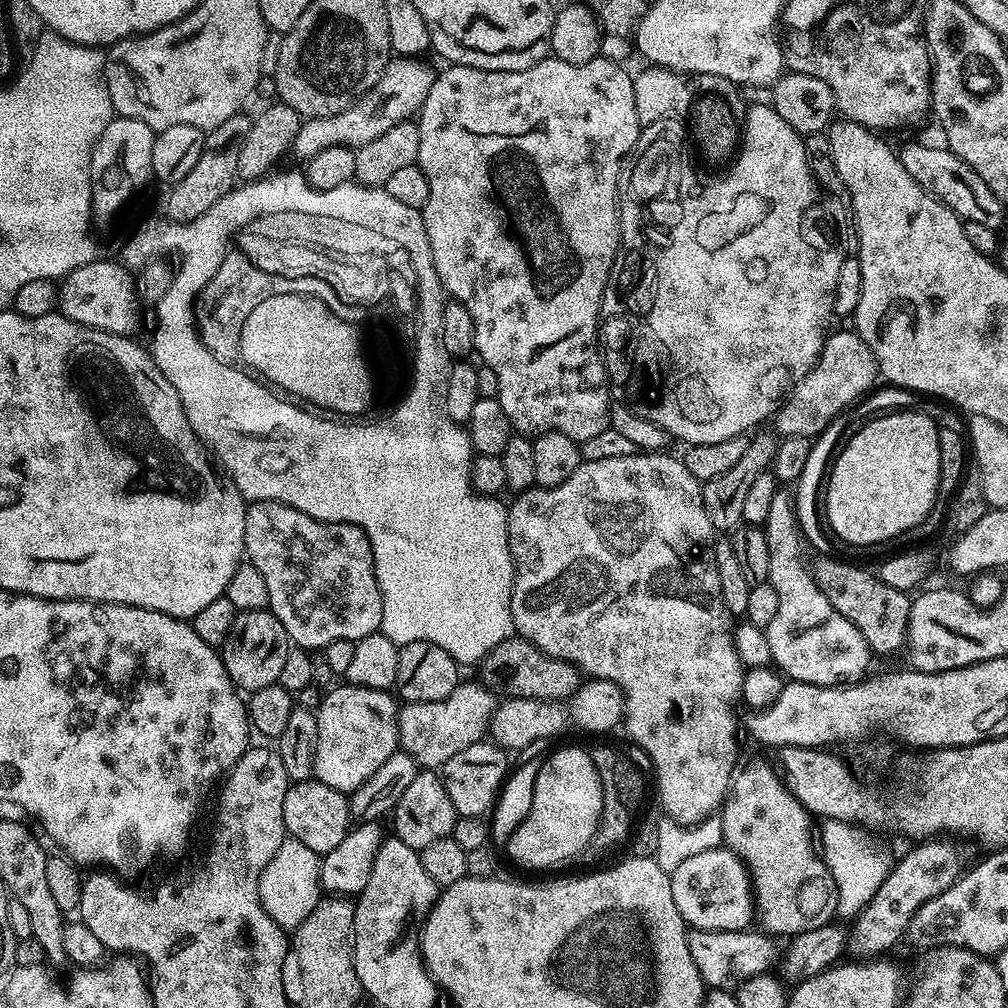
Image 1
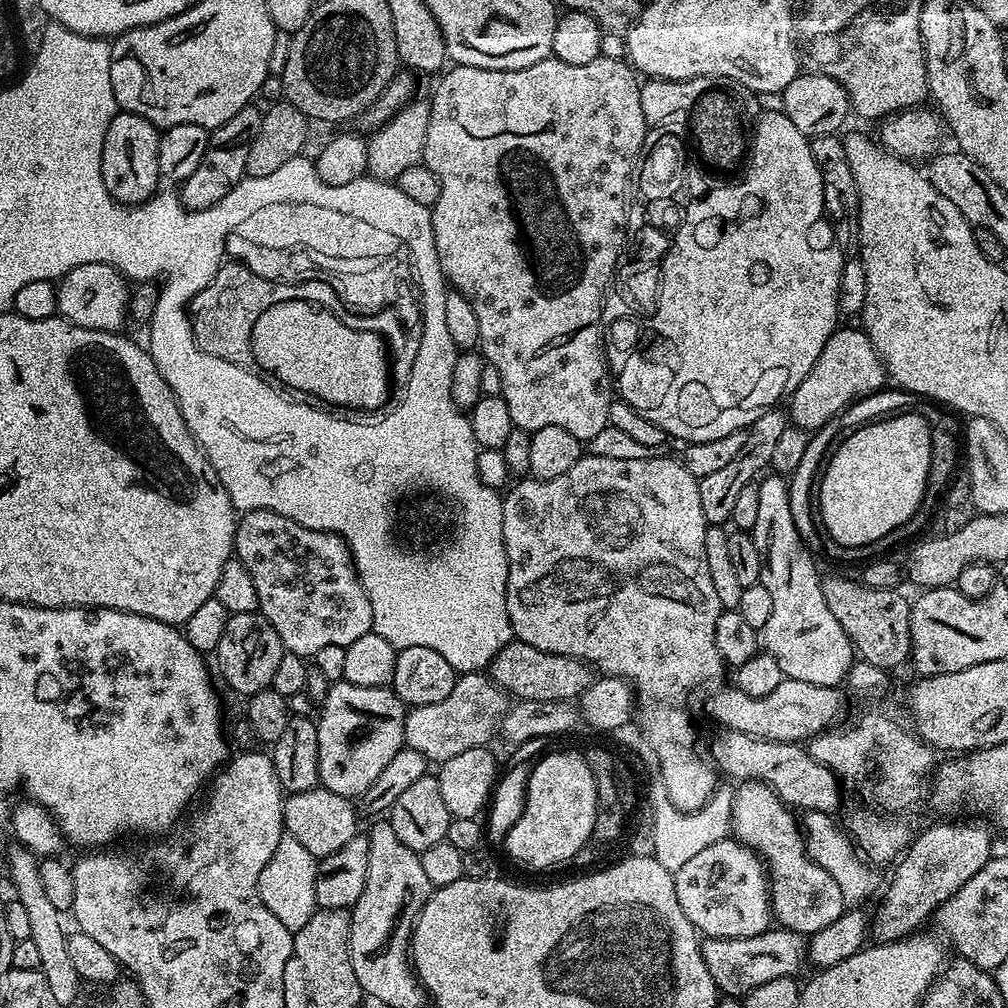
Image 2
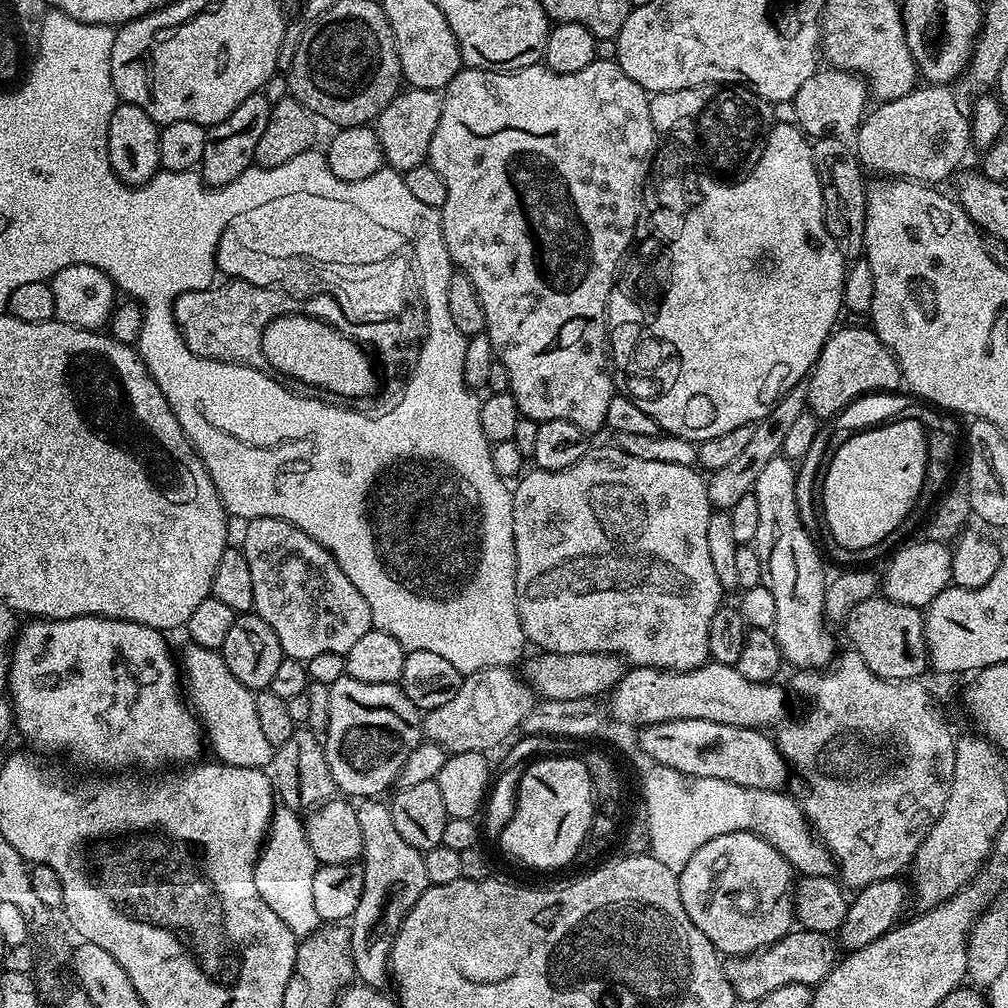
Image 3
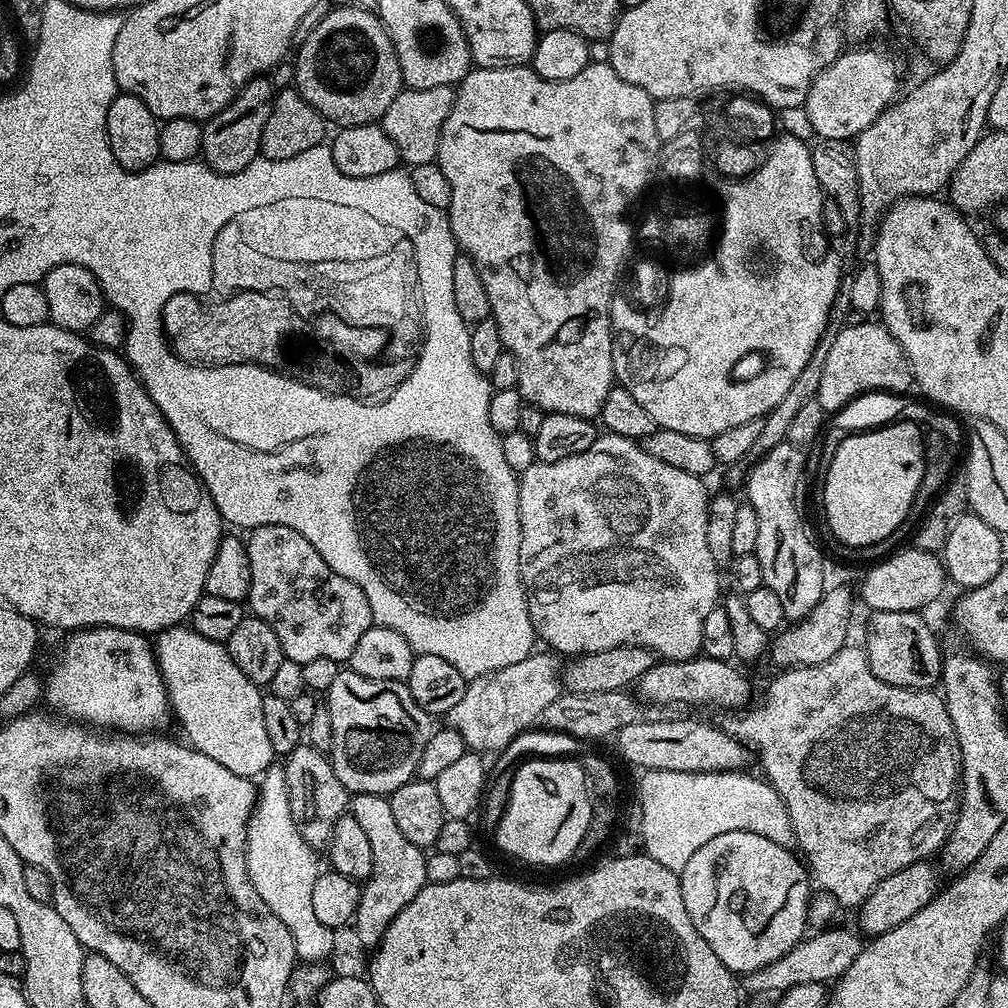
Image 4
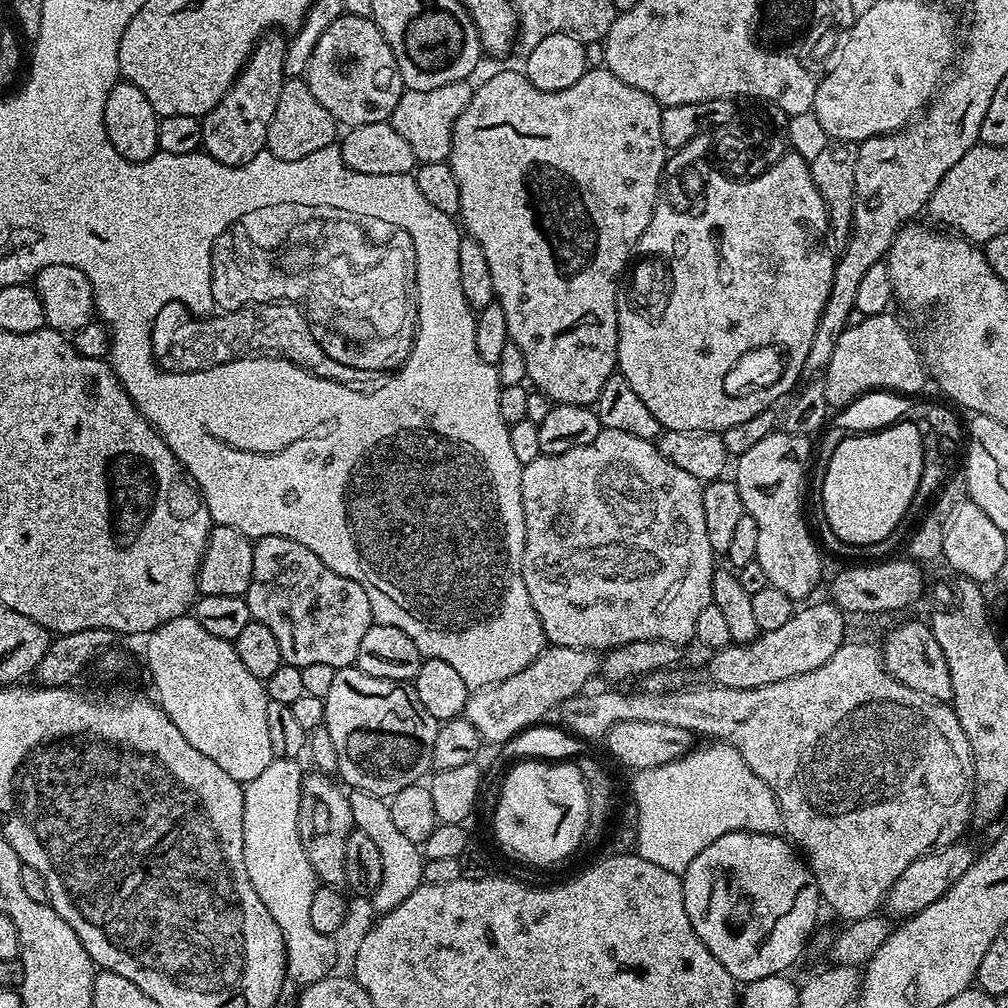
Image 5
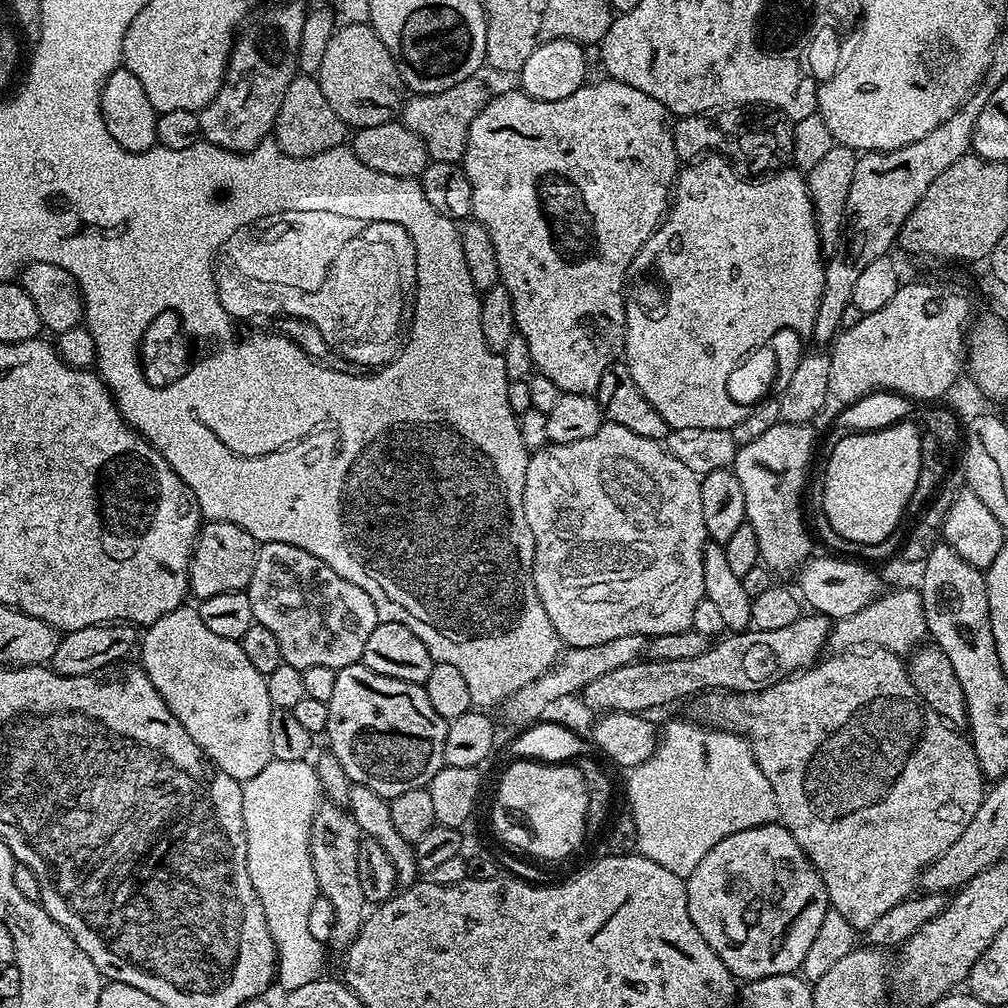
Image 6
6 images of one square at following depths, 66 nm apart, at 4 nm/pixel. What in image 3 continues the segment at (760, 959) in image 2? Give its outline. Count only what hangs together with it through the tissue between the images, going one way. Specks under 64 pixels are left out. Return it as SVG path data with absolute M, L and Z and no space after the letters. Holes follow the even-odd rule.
M793 930L769 948L759 948L748 956L727 957L723 961L726 982L730 982L736 999L740 1002L755 1002L766 998L766 994L770 994L770 990L778 990L778 986L815 986L835 970L838 963L836 952L838 953L837 941L829 933Z

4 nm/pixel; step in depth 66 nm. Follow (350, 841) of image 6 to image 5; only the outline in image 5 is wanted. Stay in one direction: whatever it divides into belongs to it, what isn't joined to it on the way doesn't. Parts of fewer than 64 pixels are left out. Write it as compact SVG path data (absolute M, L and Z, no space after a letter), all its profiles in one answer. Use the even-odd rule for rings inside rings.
M312 770L305 775L300 791L298 834L316 879L324 886L340 886L346 881L346 844L354 831L348 792L331 775Z

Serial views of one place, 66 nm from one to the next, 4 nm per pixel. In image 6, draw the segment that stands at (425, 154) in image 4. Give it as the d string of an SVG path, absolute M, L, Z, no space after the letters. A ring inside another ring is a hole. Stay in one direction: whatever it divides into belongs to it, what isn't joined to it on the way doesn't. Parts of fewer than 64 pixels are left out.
M473 78L458 82L458 86L450 86L450 90L434 94L421 92L409 97L402 104L402 122L424 143L429 157L451 164L463 161L470 122L488 105L490 99L487 86L480 78Z

